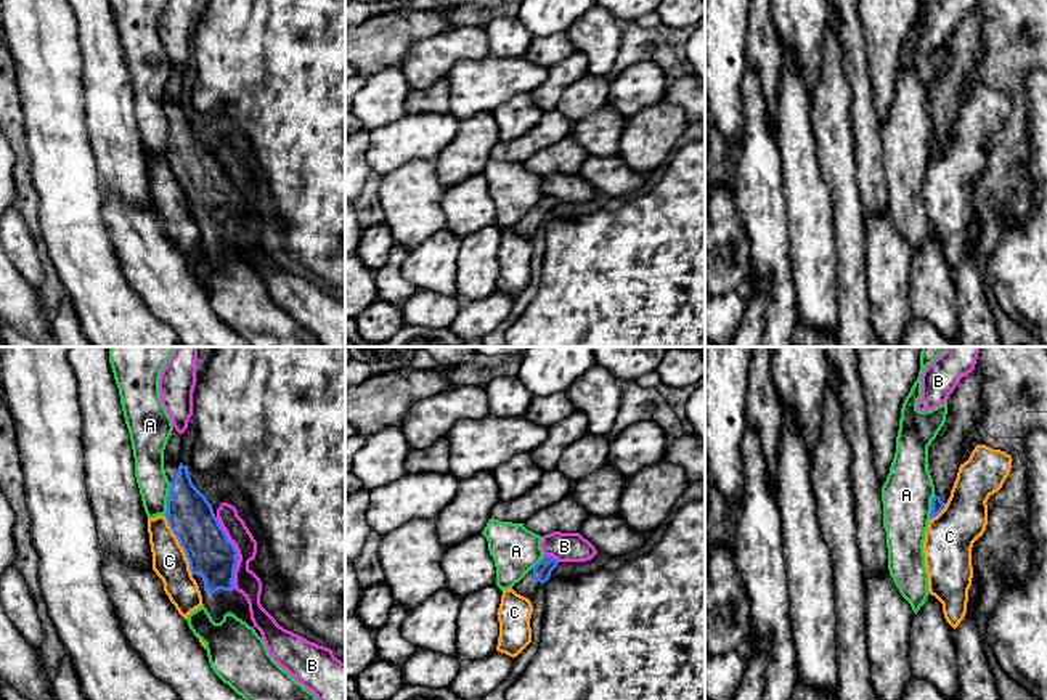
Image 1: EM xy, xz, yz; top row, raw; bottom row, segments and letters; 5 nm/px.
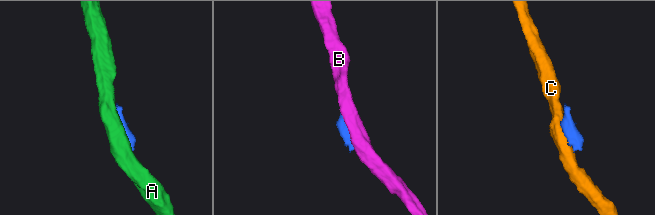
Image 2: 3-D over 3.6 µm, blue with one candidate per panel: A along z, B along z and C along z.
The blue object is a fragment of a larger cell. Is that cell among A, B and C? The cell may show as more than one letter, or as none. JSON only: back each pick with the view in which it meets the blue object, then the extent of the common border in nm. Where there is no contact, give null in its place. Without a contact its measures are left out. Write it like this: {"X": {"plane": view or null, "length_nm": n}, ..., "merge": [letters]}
{"merge": []}

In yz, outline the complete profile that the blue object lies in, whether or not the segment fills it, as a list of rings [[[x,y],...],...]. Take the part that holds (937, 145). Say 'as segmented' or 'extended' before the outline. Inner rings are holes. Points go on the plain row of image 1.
extended | [[[975,8],[947,39],[946,63],[928,87],[928,111],[935,125],[930,159],[946,146],[962,100],[963,77],[983,51],[983,16]]]

